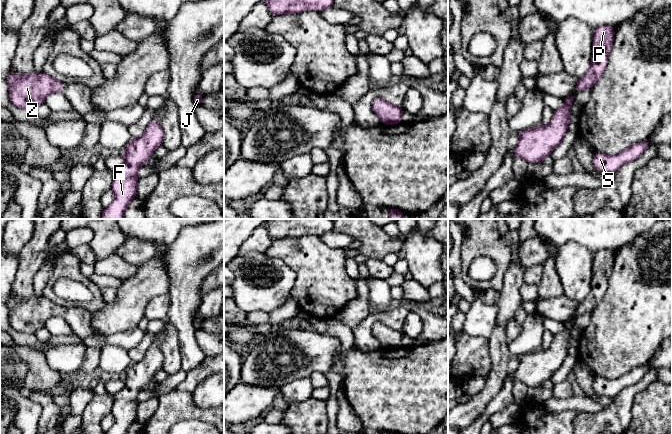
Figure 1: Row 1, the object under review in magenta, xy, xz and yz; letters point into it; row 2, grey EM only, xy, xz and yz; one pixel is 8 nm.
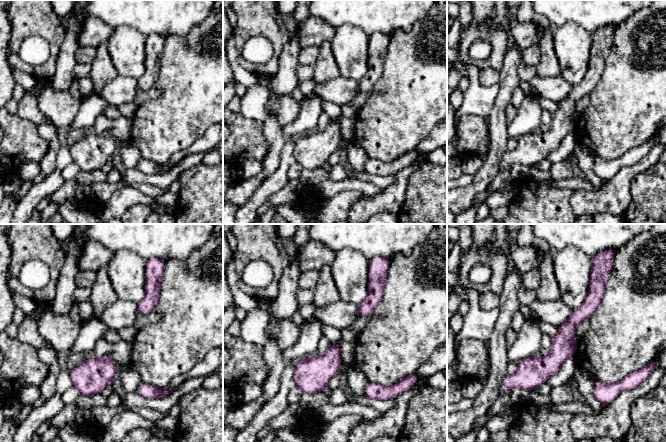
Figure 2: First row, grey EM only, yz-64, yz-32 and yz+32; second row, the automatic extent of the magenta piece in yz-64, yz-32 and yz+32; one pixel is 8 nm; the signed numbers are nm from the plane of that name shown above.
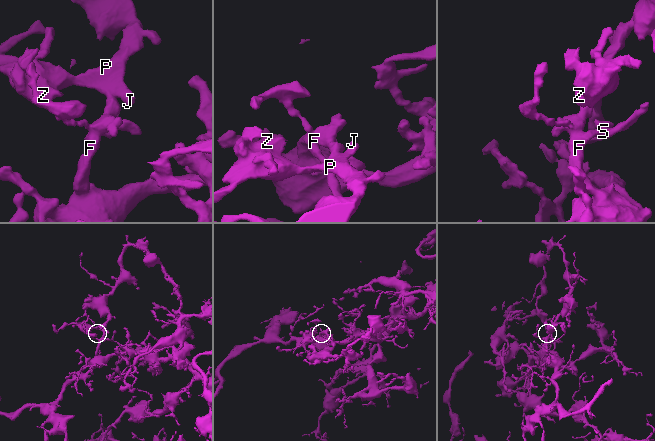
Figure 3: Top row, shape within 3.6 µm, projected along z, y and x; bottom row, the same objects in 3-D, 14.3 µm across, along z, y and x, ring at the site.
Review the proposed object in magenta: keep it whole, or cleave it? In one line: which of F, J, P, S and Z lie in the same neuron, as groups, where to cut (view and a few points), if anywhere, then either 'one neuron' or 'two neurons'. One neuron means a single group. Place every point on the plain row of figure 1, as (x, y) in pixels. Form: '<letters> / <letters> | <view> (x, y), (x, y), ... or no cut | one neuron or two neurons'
F J P S Z | no cut | one neuron

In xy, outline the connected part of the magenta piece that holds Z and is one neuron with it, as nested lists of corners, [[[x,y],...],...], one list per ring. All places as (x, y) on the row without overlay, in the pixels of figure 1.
[[[33,296],[23,300],[8,297],[7,308],[9,311],[9,323],[11,327],[21,333],[33,334],[44,327],[45,322],[52,316],[61,316],[65,308],[57,305],[49,299]]]

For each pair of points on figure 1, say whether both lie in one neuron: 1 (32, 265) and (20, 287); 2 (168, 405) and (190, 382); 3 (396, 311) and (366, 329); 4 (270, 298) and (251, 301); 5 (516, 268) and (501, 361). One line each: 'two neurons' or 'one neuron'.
1: one neuron
2: two neurons
3: one neuron
4: one neuron
5: one neuron

